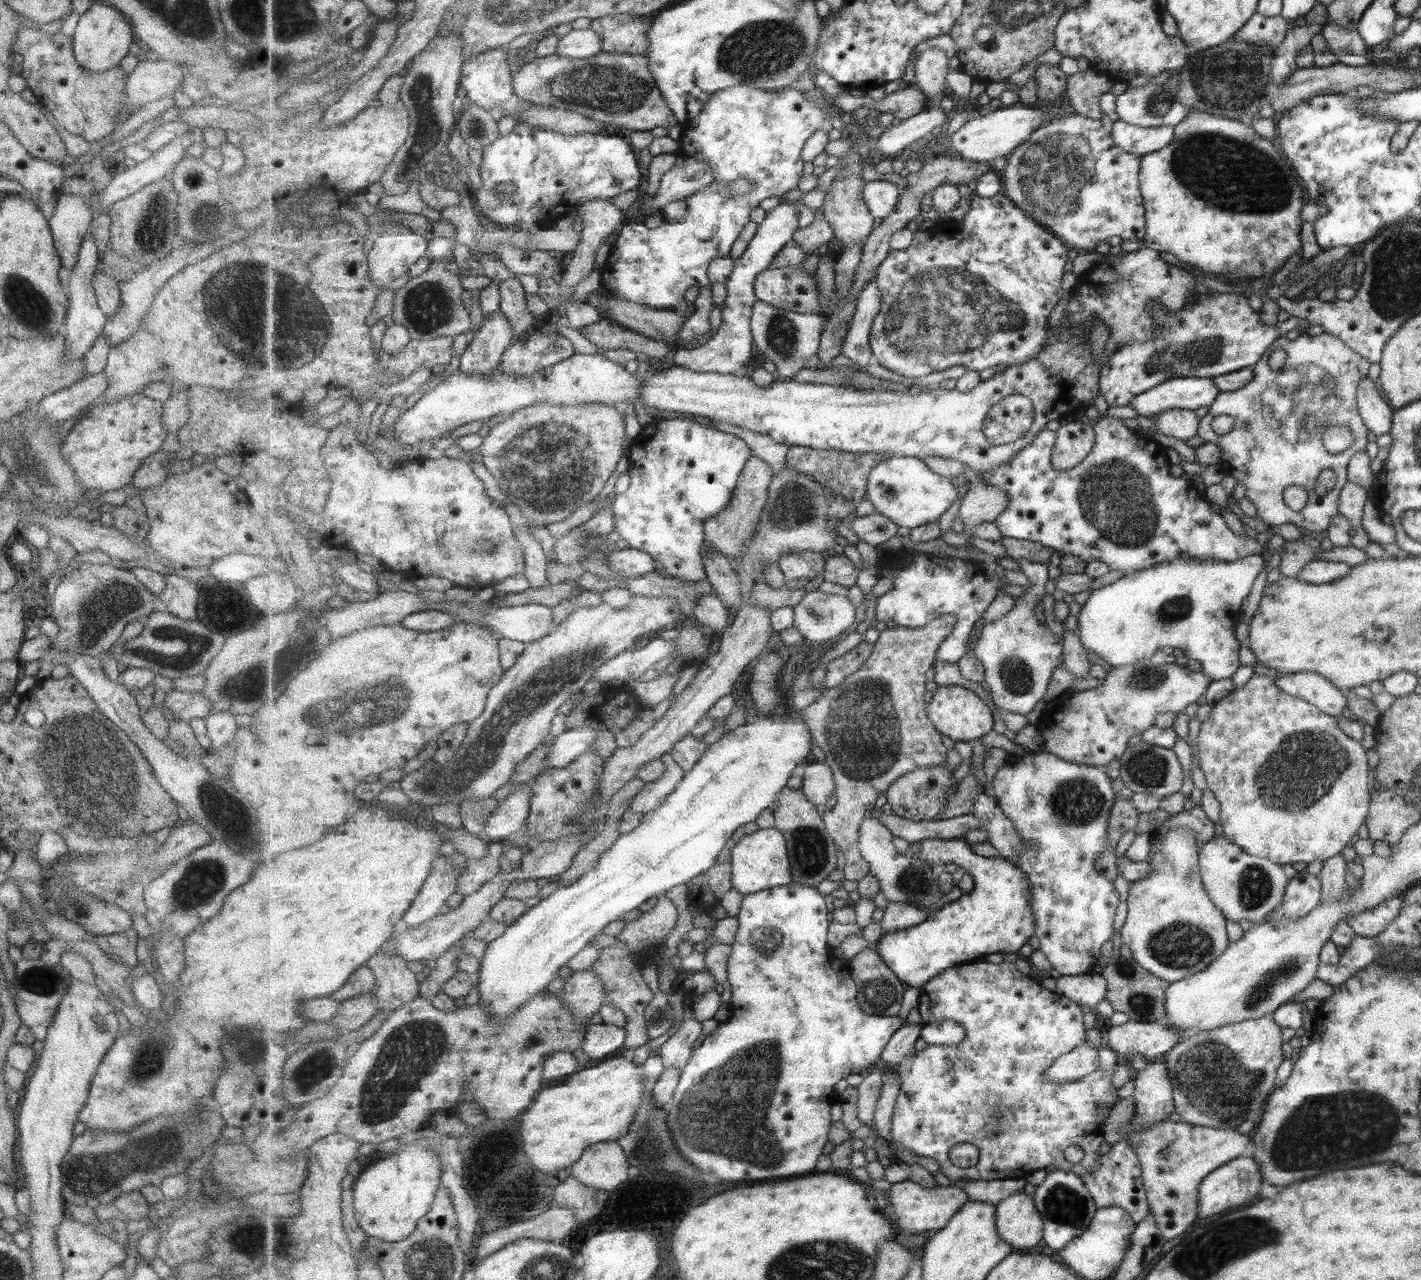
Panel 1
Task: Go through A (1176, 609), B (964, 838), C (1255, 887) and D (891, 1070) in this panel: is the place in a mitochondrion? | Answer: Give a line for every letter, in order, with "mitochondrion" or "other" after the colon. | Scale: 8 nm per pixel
A: mitochondrion
B: other
C: mitochondrion
D: other

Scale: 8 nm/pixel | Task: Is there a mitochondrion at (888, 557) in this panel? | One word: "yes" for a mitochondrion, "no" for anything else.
no

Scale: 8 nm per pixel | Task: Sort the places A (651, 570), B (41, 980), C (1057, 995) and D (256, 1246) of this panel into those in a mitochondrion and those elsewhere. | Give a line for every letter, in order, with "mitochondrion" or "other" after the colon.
A: other
B: mitochondrion
C: other
D: mitochondrion

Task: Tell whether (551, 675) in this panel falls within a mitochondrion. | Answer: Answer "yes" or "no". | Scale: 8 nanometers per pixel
yes

